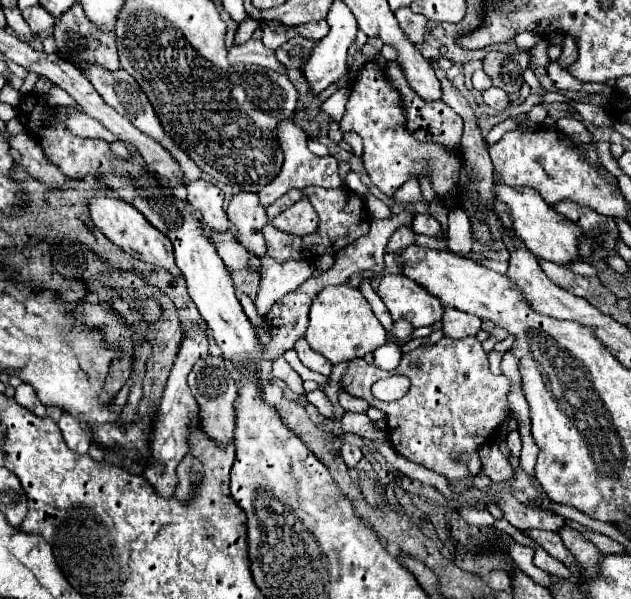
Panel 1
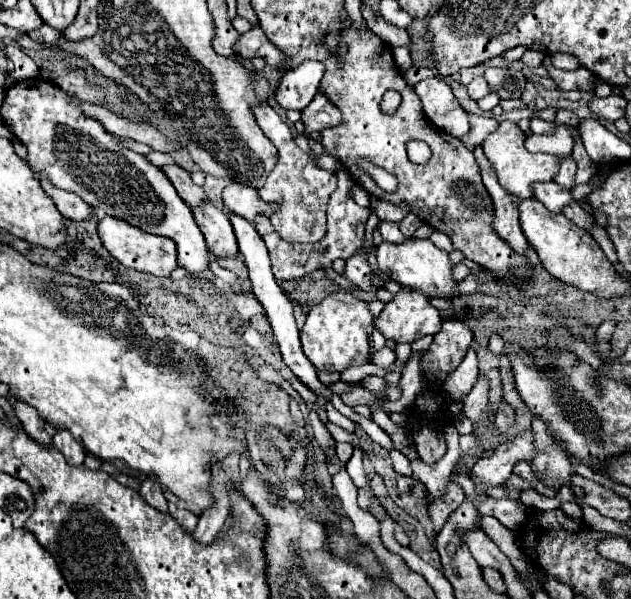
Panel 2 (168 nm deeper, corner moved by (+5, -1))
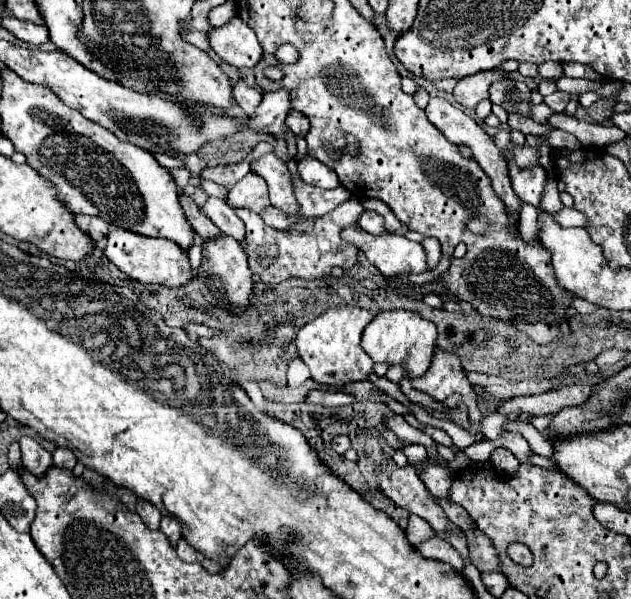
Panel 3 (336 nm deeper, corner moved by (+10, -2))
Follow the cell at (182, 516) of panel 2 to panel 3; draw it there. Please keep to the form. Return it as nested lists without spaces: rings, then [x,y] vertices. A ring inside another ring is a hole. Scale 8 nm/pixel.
[[[170,515],[162,517],[162,521],[160,521],[160,531],[168,537],[168,541],[170,541],[172,547],[174,547],[174,545],[178,543],[178,539],[182,537],[182,533],[180,533],[180,523],[178,523],[174,517],[170,517]]]

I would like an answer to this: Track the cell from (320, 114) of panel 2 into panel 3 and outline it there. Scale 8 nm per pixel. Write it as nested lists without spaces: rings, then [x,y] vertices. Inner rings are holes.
[[[288,111],[286,125],[288,125],[288,127],[294,131],[294,135],[298,135],[298,137],[304,137],[306,131],[308,131],[308,127],[310,127],[310,123],[306,121],[306,117],[300,115],[298,111]]]

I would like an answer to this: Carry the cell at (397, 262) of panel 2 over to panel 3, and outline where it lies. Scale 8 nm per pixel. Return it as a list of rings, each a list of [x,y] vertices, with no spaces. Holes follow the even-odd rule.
[[[356,225],[344,227],[342,239],[358,247],[366,255],[366,259],[386,277],[426,271],[426,255],[422,245],[408,241],[402,235],[370,235]]]

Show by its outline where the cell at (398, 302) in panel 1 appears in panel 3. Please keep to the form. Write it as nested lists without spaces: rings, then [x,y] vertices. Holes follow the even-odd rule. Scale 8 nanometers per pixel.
[[[384,311],[378,313],[372,323],[364,329],[362,335],[362,349],[370,355],[374,363],[388,363],[388,365],[402,365],[404,379],[400,381],[402,393],[412,399],[412,393],[418,393],[410,379],[414,375],[424,375],[426,367],[430,367],[430,359],[434,357],[436,347],[436,325],[422,319],[418,313],[412,311]]]

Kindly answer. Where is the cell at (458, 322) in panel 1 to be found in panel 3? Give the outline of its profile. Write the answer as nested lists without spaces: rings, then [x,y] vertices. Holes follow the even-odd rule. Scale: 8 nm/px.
[[[436,349],[432,365],[426,371],[426,375],[412,379],[412,385],[414,389],[428,393],[434,401],[442,403],[448,409],[466,403],[472,423],[479,423],[483,418],[477,406],[474,389],[466,379],[460,361],[454,353]]]

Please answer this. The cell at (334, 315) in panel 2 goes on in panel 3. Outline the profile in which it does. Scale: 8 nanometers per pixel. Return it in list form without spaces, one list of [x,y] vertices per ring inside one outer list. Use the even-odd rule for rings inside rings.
[[[332,307],[324,315],[306,323],[296,337],[298,357],[310,367],[312,379],[324,385],[350,385],[368,375],[374,369],[372,359],[362,351],[360,339],[364,327],[374,319],[374,315],[360,307]]]

